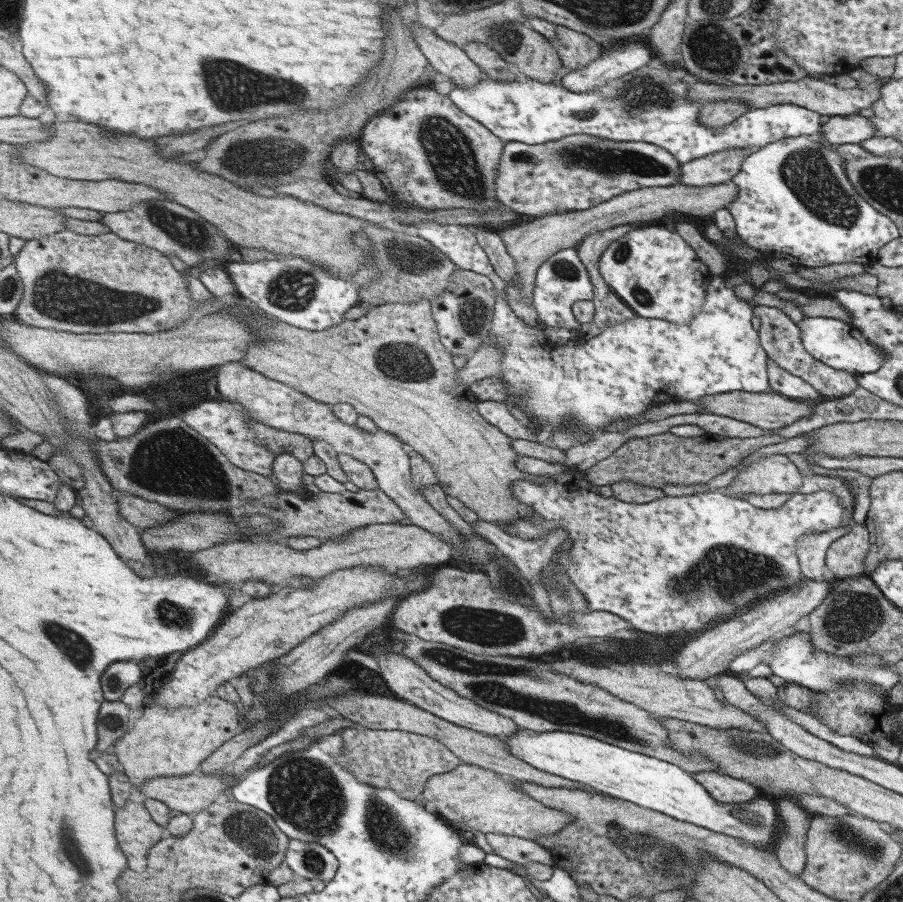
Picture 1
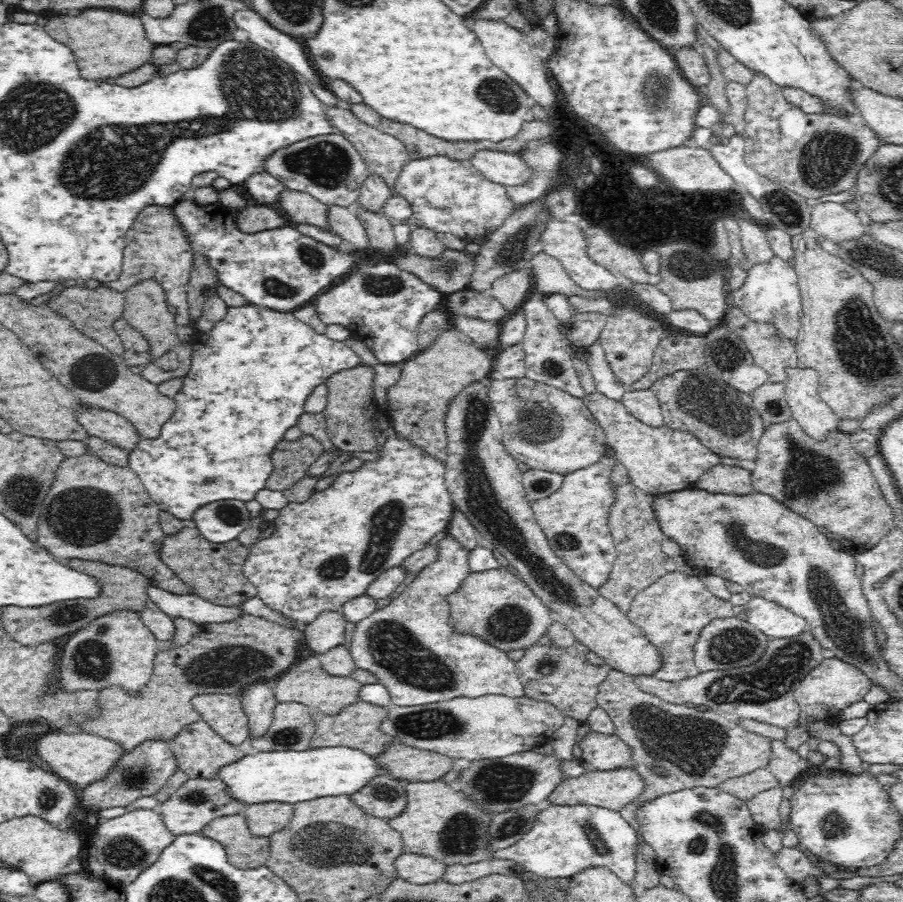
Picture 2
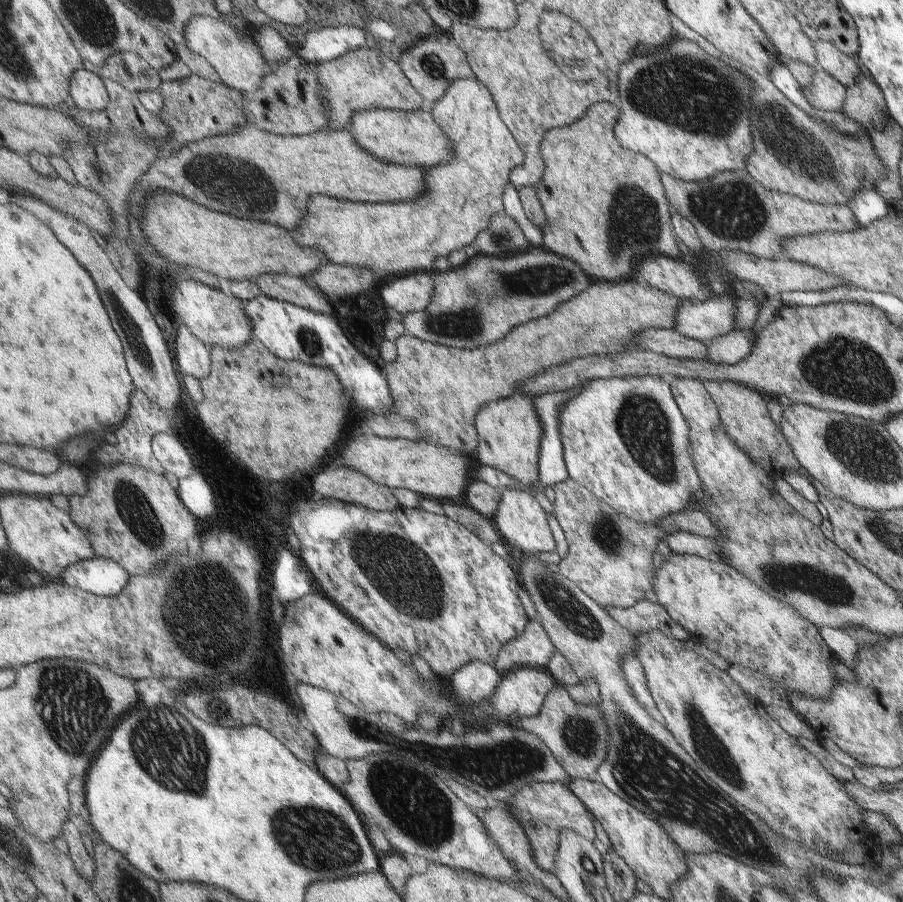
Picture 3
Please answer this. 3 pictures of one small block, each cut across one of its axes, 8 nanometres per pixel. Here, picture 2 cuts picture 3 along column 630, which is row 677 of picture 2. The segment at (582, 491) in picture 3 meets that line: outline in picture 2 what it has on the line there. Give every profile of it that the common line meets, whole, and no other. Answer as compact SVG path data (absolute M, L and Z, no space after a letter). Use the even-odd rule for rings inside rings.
M548 642L524 648L524 658L516 662L516 672L520 676L520 684L524 686L524 694L528 698L548 702L560 708L566 718L576 718L576 720L588 720L590 712L598 708L596 696L600 684L608 678L610 670L612 666L606 662L602 666L592 666L586 662L584 656L572 656L566 652L566 648L556 648L550 646Z

